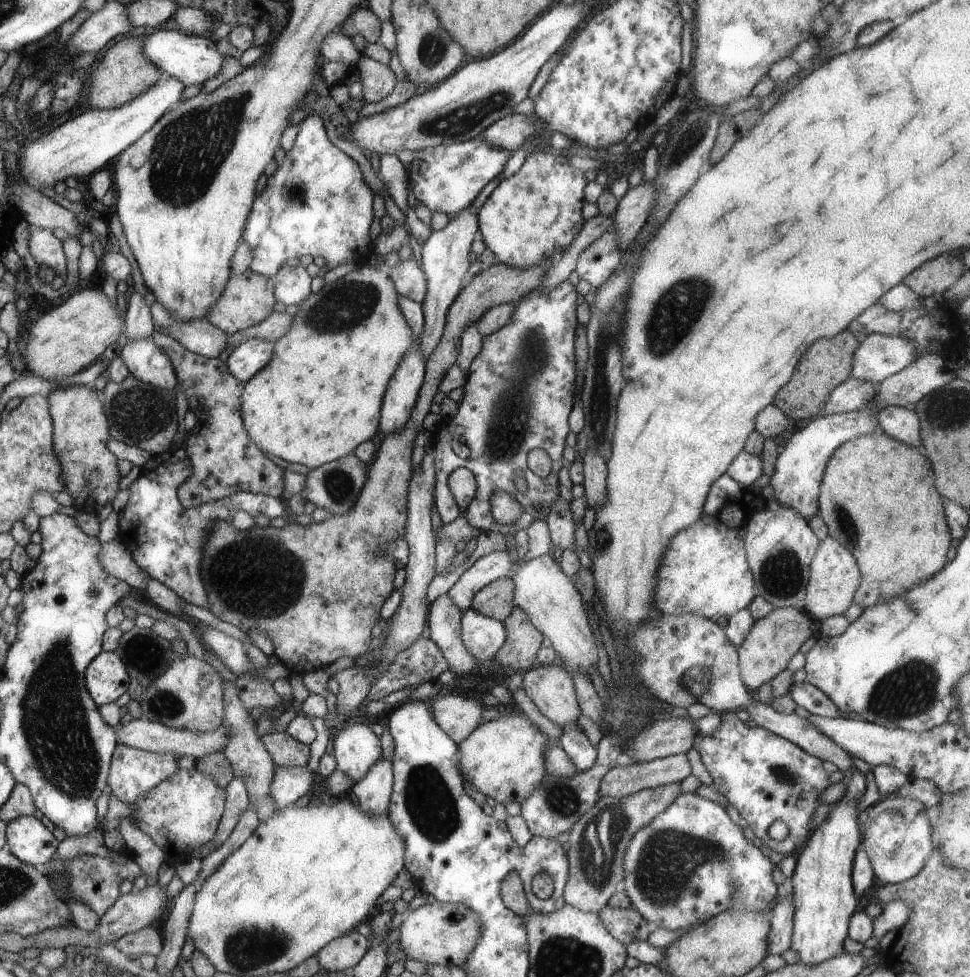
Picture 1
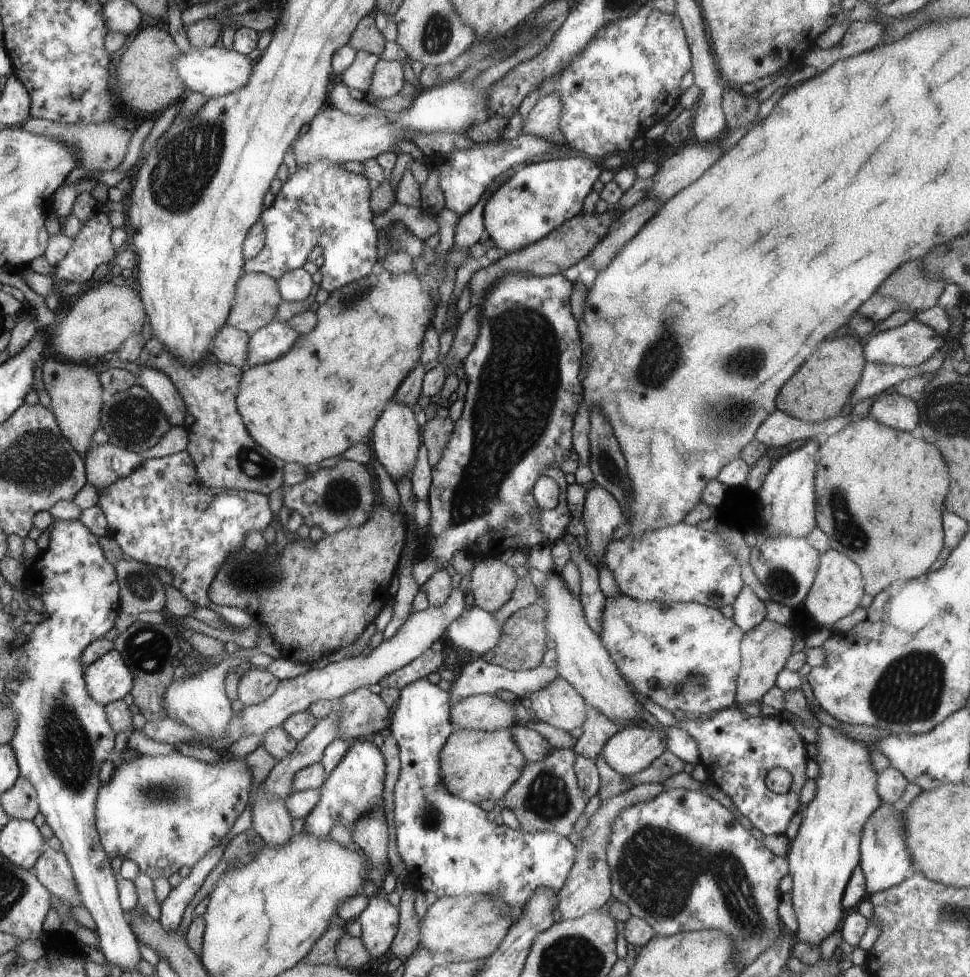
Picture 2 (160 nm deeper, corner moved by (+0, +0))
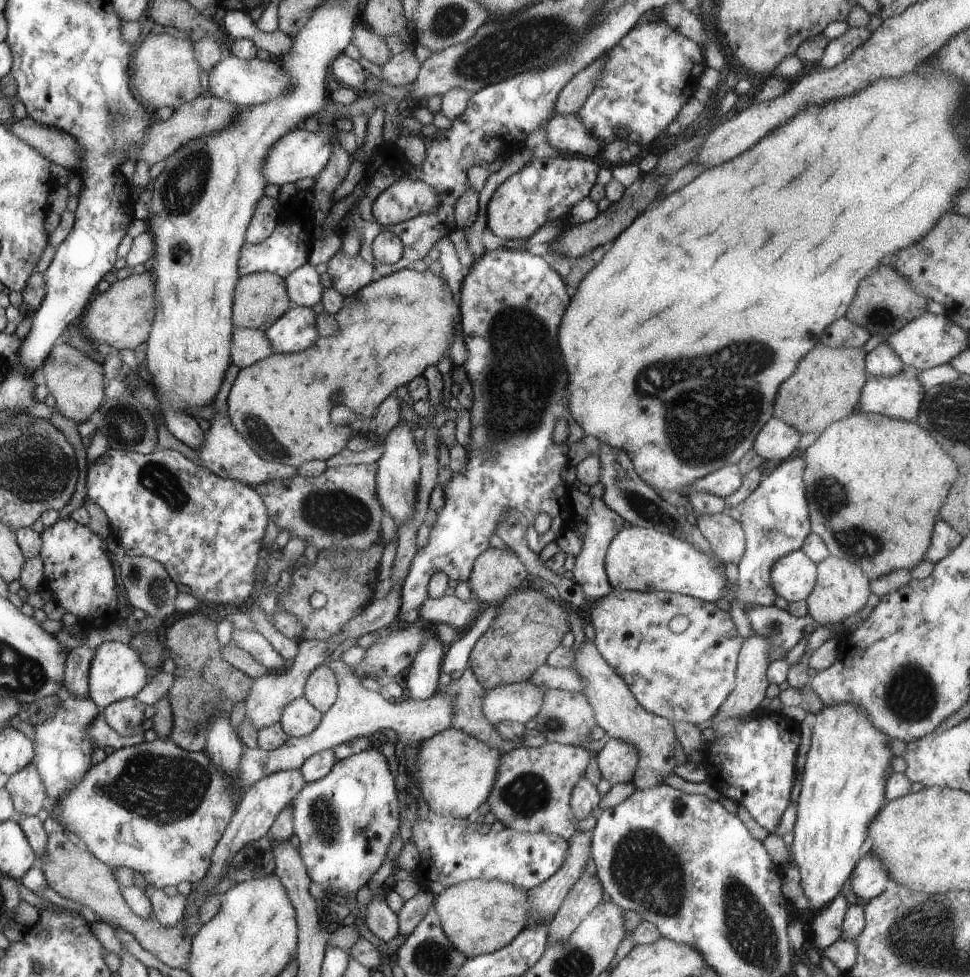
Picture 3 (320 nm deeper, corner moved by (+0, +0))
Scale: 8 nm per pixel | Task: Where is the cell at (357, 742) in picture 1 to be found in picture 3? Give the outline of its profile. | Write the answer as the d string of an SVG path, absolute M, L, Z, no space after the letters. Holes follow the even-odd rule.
M373 747L338 759L326 776L303 786L303 789L291 800L291 806L293 834L299 838L298 851L309 879L320 884L327 894L330 888L337 890L337 899L343 902L355 896L374 873L378 872L386 860L390 842L399 834L400 804L394 776L390 774L386 758Z

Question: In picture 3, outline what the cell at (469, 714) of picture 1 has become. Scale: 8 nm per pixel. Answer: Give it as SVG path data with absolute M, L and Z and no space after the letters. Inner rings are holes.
M532 681L497 686L485 694L484 714L493 725L498 721L524 725L540 712L546 691Z

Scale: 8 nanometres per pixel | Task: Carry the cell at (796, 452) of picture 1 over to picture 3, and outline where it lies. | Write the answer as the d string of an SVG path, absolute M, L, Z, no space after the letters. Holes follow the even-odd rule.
M792 456L792 458L781 462L779 466L774 468L773 472L764 478L760 484L741 502L740 506L738 507L741 513L740 516L740 524L743 528L745 534L745 549L741 558L741 561L737 564L738 565L738 586L739 586L739 596L737 597L740 599L744 604L744 609L749 607L750 605L762 605L762 606L772 606L774 605L774 600L776 600L776 591L772 586L771 581L771 572L774 563L777 563L783 556L786 556L788 553L797 551L798 549L802 548L804 540L806 537L811 533L811 520L808 514L808 503L806 500L806 485L803 479L803 474L805 471L805 460L802 457Z

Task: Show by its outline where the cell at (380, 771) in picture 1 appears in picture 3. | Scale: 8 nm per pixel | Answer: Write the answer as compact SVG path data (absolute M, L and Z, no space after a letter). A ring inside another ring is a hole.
M381 888L372 890L374 896L366 907L366 918L364 920L369 930L382 942L388 942L399 934L399 920L397 914L385 901L386 893Z

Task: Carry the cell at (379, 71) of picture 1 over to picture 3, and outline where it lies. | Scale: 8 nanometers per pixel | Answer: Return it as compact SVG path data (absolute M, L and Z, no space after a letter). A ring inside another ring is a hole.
M414 49L395 54L383 67L383 79L389 85L407 85L416 80L421 67Z

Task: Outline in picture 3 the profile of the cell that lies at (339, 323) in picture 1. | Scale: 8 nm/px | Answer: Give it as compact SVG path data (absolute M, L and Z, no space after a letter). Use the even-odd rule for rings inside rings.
M408 268L396 271L392 275L382 278L376 278L370 281L356 296L345 298L345 305L335 316L339 322L339 332L333 337L322 337L308 347L305 351L295 353L274 353L265 359L259 360L250 366L241 368L230 388L227 402L229 416L232 426L238 431L238 434L268 462L279 462L280 464L290 465L298 468L301 464L310 461L326 461L332 456L336 456L343 448L346 441L352 435L364 434L368 436L372 432L373 416L377 408L381 406L384 400L390 395L395 394L399 386L404 386L410 381L419 377L432 365L437 365L444 356L449 356L450 348L454 338L456 338L456 329L461 316L459 303L454 300L452 289L448 286L446 279L442 274L434 274L431 269L424 272Z

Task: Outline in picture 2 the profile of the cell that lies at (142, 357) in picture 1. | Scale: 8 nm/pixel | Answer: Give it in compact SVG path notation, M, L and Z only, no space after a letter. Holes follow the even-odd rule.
M139 366L136 384L144 387L149 395L158 403L158 406L165 412L169 424L172 427L187 428L184 418L188 415L185 401L181 393L171 383L171 380L159 370Z

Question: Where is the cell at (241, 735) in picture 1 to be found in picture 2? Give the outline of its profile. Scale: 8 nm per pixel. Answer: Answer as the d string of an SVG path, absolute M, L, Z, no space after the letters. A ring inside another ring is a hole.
M261 783L255 791L254 803L252 804L252 828L261 836L261 839L266 845L271 847L280 847L288 844L291 841L292 820L293 818L288 813L285 801L277 799L276 797L268 797L262 790Z

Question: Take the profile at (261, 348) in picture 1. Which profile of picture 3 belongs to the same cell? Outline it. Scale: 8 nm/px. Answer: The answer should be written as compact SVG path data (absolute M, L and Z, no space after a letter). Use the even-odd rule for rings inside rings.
M295 306L265 330L276 353L295 353L312 347L321 338L312 307Z

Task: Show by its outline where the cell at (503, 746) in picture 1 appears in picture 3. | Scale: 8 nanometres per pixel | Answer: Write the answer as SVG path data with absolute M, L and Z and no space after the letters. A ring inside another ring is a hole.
M452 727L423 741L419 750L417 780L429 810L459 819L473 818L477 808L490 796L501 754L481 740Z

